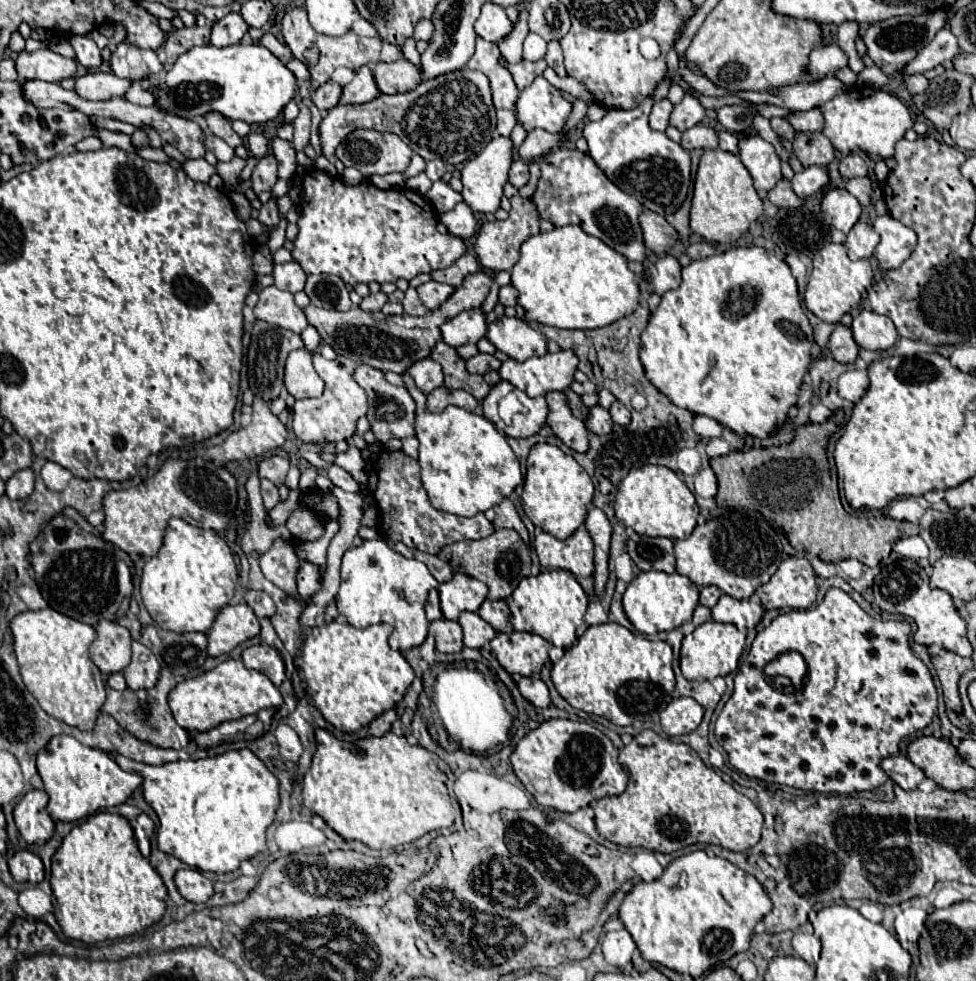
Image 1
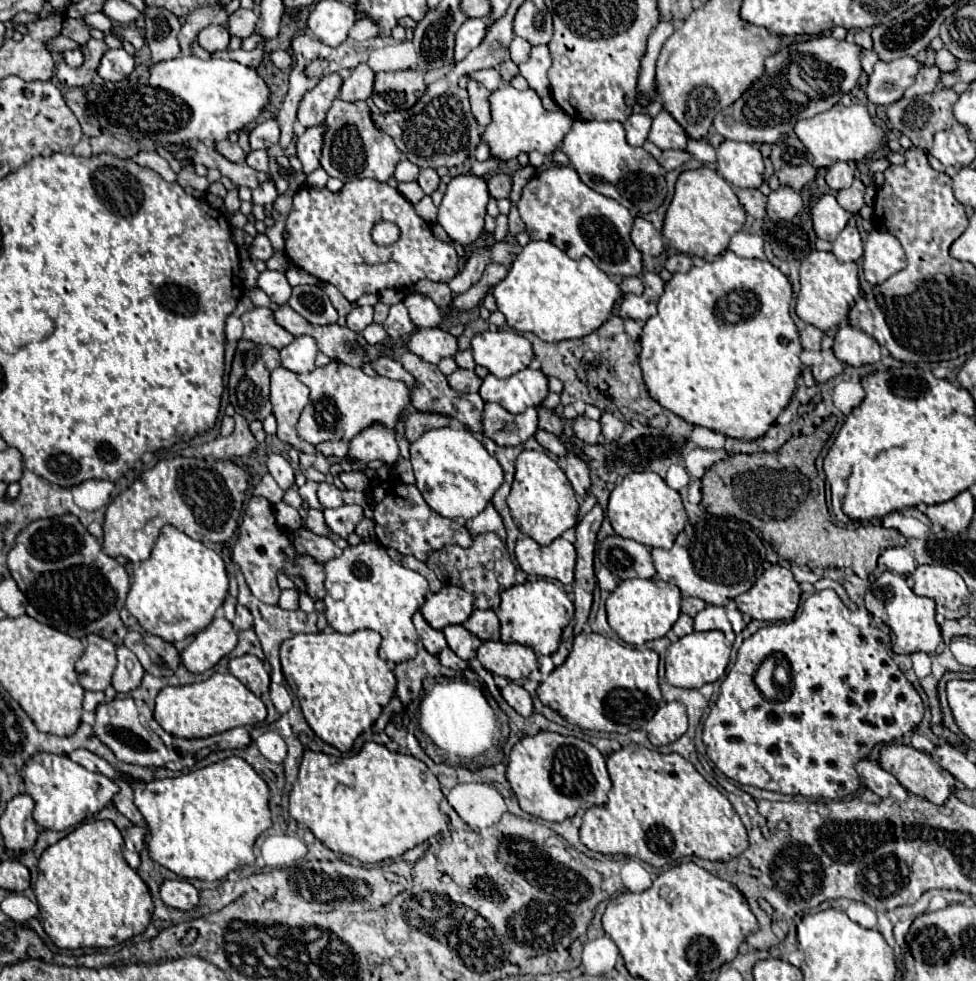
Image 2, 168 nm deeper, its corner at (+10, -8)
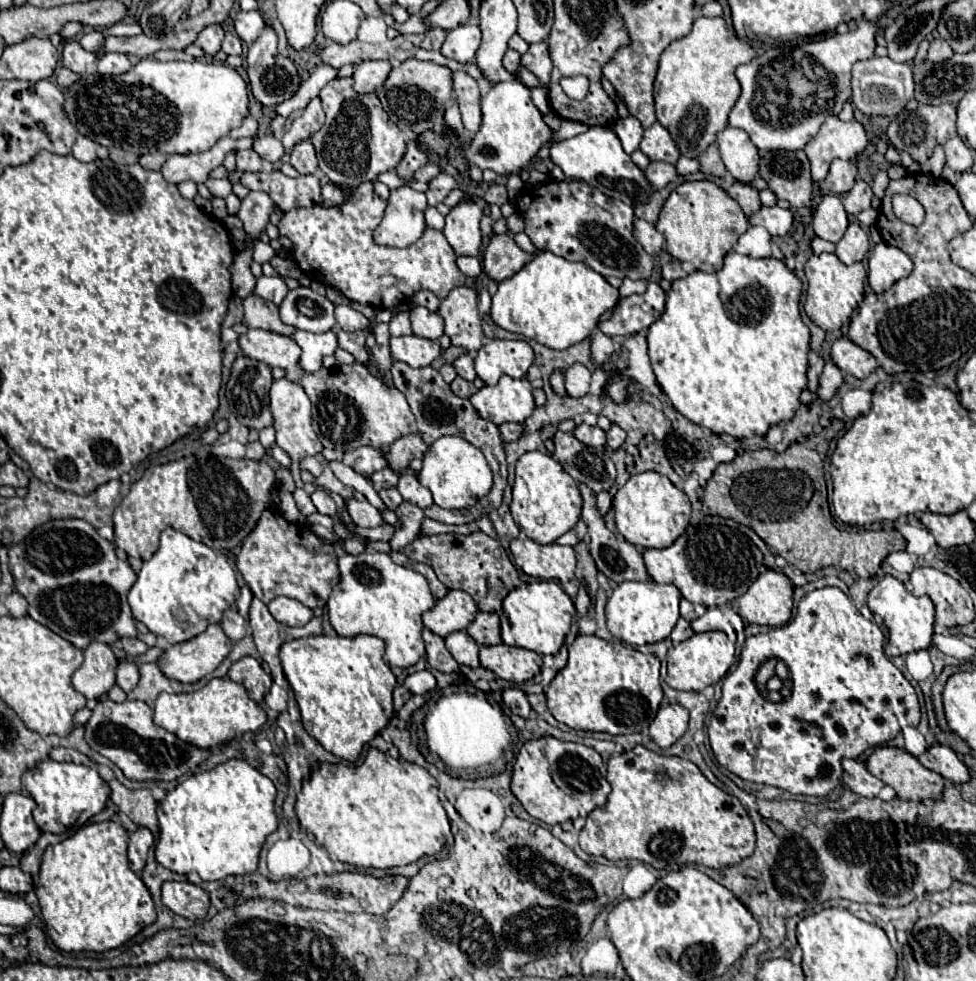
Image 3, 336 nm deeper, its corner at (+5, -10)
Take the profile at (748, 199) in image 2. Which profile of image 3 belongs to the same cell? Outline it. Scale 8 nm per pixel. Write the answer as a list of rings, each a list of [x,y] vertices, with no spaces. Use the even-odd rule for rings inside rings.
[[[733,183],[729,189],[727,189],[727,193],[741,205],[741,209],[743,209],[743,213],[747,215],[747,217],[751,217],[751,215],[755,215],[759,209],[761,209],[761,201],[759,201],[759,191],[755,189],[755,187],[751,187],[751,185],[745,185],[745,183]]]

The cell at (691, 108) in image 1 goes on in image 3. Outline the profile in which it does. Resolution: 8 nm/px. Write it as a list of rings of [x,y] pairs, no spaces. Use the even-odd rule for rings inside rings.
[[[657,121],[653,123],[653,127],[645,129],[641,147],[639,147],[645,155],[651,157],[651,161],[669,161],[669,163],[677,163],[679,159],[679,147],[673,141],[671,133]]]

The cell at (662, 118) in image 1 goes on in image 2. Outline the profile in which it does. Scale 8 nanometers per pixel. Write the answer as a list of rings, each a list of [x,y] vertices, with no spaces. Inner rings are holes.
[[[636,113],[636,115],[630,115],[628,121],[624,121],[624,129],[626,129],[626,141],[628,145],[632,147],[640,147],[648,133],[650,133],[650,125],[652,125],[652,119],[646,115],[646,113]]]

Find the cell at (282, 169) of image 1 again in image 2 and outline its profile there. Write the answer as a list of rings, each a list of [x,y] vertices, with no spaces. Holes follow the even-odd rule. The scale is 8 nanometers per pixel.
[[[264,181],[260,187],[252,191],[252,203],[254,205],[270,205],[278,197],[276,185],[272,181]]]

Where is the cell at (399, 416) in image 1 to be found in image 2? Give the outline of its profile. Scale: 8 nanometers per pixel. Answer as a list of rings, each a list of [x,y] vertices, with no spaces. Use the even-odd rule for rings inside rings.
[[[374,425],[364,429],[360,435],[356,435],[350,441],[350,449],[346,455],[346,461],[382,461],[382,463],[396,463],[400,457],[396,437],[392,429],[386,429],[382,425]]]

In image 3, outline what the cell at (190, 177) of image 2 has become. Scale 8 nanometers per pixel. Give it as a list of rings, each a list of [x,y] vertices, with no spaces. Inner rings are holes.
[[[253,137],[251,139],[219,139],[217,145],[213,145],[209,151],[203,153],[185,153],[185,155],[171,155],[161,173],[169,183],[181,183],[181,181],[195,181],[195,183],[205,183],[207,175],[211,169],[219,167],[223,163],[223,157],[233,151],[233,149],[251,149],[253,147]]]

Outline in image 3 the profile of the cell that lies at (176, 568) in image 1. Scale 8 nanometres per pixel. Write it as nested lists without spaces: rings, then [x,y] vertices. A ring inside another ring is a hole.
[[[169,527],[161,533],[157,553],[143,563],[127,599],[137,621],[145,623],[153,635],[163,637],[169,645],[177,645],[203,633],[211,623],[219,623],[237,593],[235,571],[223,553]]]

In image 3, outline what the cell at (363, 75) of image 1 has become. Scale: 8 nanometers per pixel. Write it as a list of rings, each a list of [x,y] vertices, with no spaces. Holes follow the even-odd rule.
[[[363,61],[355,67],[353,89],[357,93],[373,93],[381,87],[391,71],[389,61]]]

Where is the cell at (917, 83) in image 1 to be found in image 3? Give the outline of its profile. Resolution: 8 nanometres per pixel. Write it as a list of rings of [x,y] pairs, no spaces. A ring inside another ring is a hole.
[[[935,39],[929,47],[929,53],[927,53],[927,61],[929,63],[939,63],[939,61],[945,61],[953,55],[951,47],[943,41],[943,39]]]

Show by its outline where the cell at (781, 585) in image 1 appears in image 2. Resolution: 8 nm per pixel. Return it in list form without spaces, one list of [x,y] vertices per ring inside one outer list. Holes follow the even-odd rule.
[[[774,565],[750,591],[734,599],[736,607],[758,621],[790,621],[800,603],[800,587],[792,571]]]

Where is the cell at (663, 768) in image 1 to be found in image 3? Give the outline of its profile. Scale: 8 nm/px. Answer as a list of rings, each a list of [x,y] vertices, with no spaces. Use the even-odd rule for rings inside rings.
[[[637,745],[631,751],[613,755],[607,763],[607,781],[611,783],[611,793],[601,809],[595,809],[579,835],[579,845],[591,855],[601,855],[611,861],[619,859],[639,859],[655,869],[667,869],[683,863],[697,863],[713,869],[729,867],[755,851],[755,831],[747,815],[747,809],[737,797],[727,795],[715,787],[695,763],[681,757],[665,757]]]

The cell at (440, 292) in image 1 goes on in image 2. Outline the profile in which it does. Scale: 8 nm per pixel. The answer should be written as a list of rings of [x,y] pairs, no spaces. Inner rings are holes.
[[[410,293],[404,299],[404,305],[408,309],[408,315],[412,317],[412,323],[416,327],[438,327],[442,321],[442,313],[436,307],[436,303],[420,293]]]

